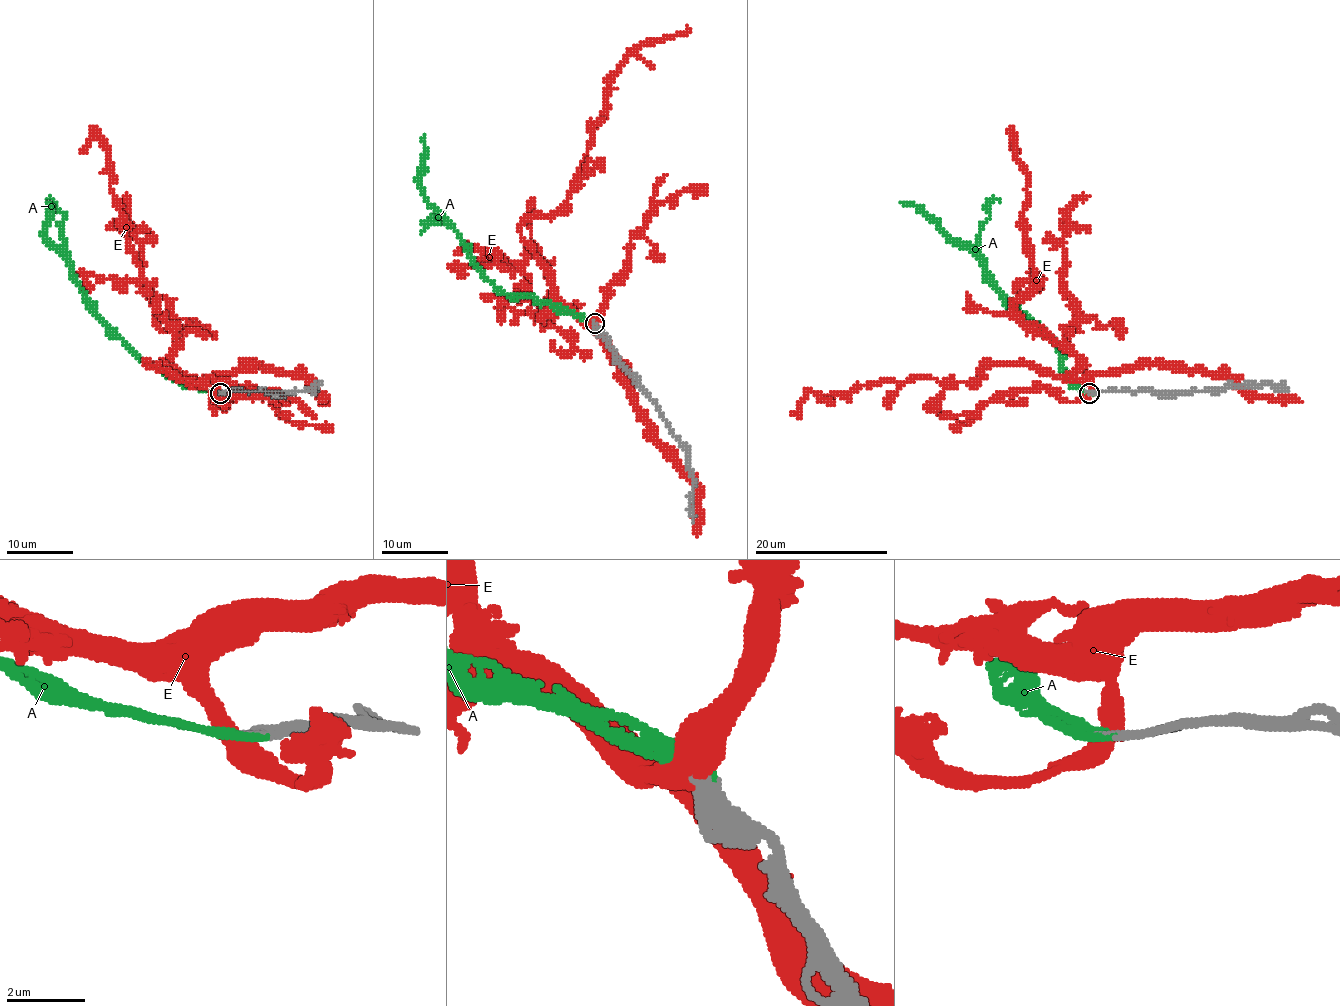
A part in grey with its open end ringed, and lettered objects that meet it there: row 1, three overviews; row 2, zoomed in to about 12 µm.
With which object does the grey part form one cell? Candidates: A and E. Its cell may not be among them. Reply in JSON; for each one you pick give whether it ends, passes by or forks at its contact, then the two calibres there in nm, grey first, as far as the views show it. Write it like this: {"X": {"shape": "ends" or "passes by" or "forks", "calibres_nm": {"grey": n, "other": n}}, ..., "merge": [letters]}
{"A": {"shape": "ends", "calibres_nm": {"grey": 380, "other": 320}}, "merge": ["A"]}

